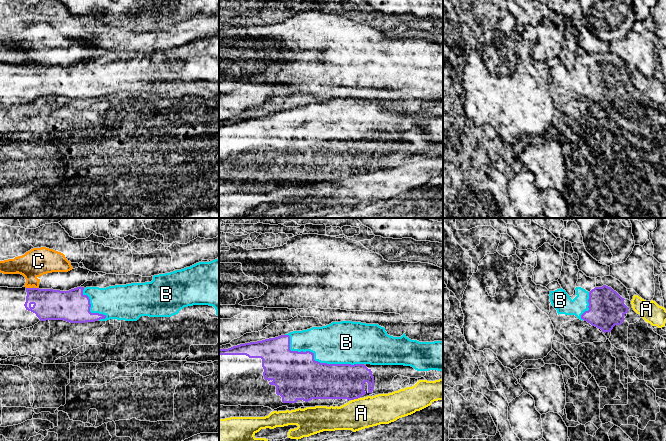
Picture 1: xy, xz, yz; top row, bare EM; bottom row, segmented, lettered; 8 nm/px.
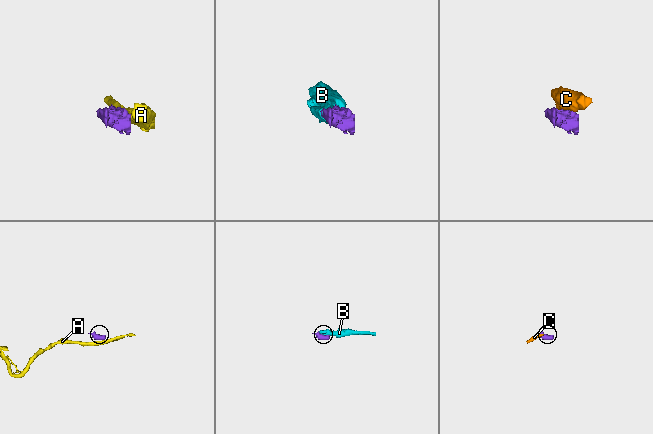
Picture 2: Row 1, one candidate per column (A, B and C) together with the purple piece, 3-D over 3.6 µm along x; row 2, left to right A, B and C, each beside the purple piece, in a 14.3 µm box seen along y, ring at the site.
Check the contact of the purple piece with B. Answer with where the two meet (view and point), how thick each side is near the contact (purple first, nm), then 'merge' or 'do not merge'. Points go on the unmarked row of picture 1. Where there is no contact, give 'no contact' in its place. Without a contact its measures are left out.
xz (316, 137) | 380/340 nm | merge

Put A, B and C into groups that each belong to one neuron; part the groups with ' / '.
A / B / C

